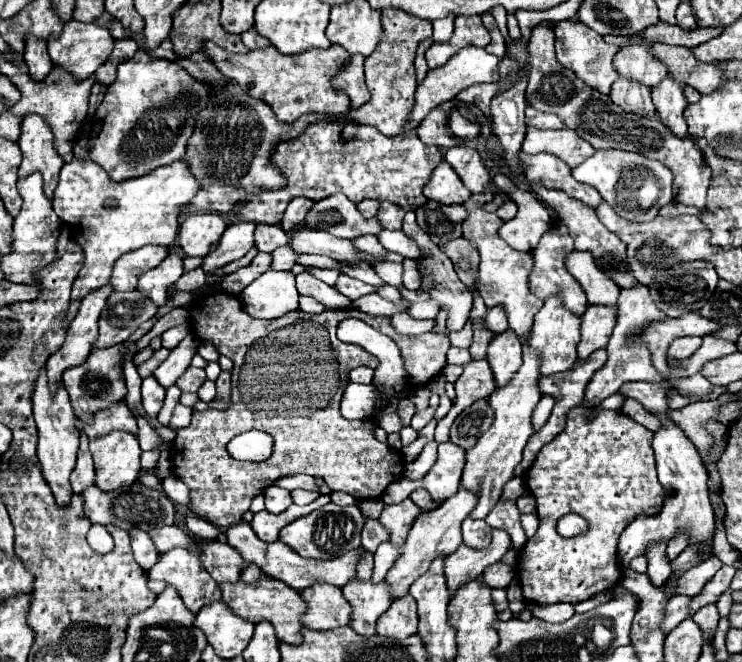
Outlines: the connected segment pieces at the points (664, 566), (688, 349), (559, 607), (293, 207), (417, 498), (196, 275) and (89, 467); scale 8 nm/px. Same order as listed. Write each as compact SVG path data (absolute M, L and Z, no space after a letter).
M658 540L654 544L648 544L648 550L644 552L644 556L648 558L646 572L648 572L654 586L662 586L672 572L670 560L666 556L666 546L668 546L668 540Z
M688 336L688 338L678 338L668 346L668 358L676 358L676 360L684 360L688 356L692 356L698 346L702 344L702 340L698 336Z
M528 602L526 608L538 616L540 620L548 620L548 622L564 622L570 616L574 616L574 604L552 604L552 606L538 606Z
M304 196L294 198L294 200L288 204L288 208L286 208L282 218L282 229L287 233L292 232L294 227L298 226L298 224L304 220L304 216L306 216L306 212L312 208L312 204L314 204L314 202L312 202L312 200L306 200Z
M424 488L414 490L414 492L410 494L410 500L412 500L414 504L418 504L420 508L424 508L424 510L432 510L432 508L436 508L436 506L438 506L438 504L432 504L430 494L428 494L428 490L424 490Z
M198 268L194 272L186 272L174 286L176 286L176 290L198 292L200 288L204 288L204 284L206 284L206 274L202 272L202 268Z
M82 434L80 436L78 462L76 462L76 468L70 476L70 484L72 484L72 490L76 494L80 494L88 486L94 486L94 480L96 480L96 470L94 470L94 462L92 462L92 456L90 456L90 450L88 450L88 438Z

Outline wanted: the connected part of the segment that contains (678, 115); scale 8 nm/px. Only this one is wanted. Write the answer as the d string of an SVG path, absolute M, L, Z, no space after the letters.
M668 74L656 88L652 88L652 100L662 124L668 126L678 138L684 138L688 134L684 120L684 108L688 106L688 100L684 96L684 86L678 84L672 74Z

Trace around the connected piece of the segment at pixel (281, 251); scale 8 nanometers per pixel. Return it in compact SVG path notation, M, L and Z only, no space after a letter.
M280 246L272 252L272 268L276 270L292 270L292 266L298 260L298 252L292 250L292 246Z

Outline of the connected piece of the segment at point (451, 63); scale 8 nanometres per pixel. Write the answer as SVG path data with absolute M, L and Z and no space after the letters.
M468 46L468 48L462 48L456 56L452 56L444 66L430 70L430 72L426 74L424 82L416 88L416 104L414 104L414 108L412 108L412 114L410 114L412 118L410 118L408 126L406 126L406 130L412 128L412 126L418 126L420 120L422 120L432 108L436 108L438 104L442 104L442 102L446 102L446 100L454 100L460 90L464 90L464 88L468 88L468 86L472 86L472 84L496 82L496 80L500 78L498 64L500 64L500 58L488 54L484 48L472 48L472 46Z

